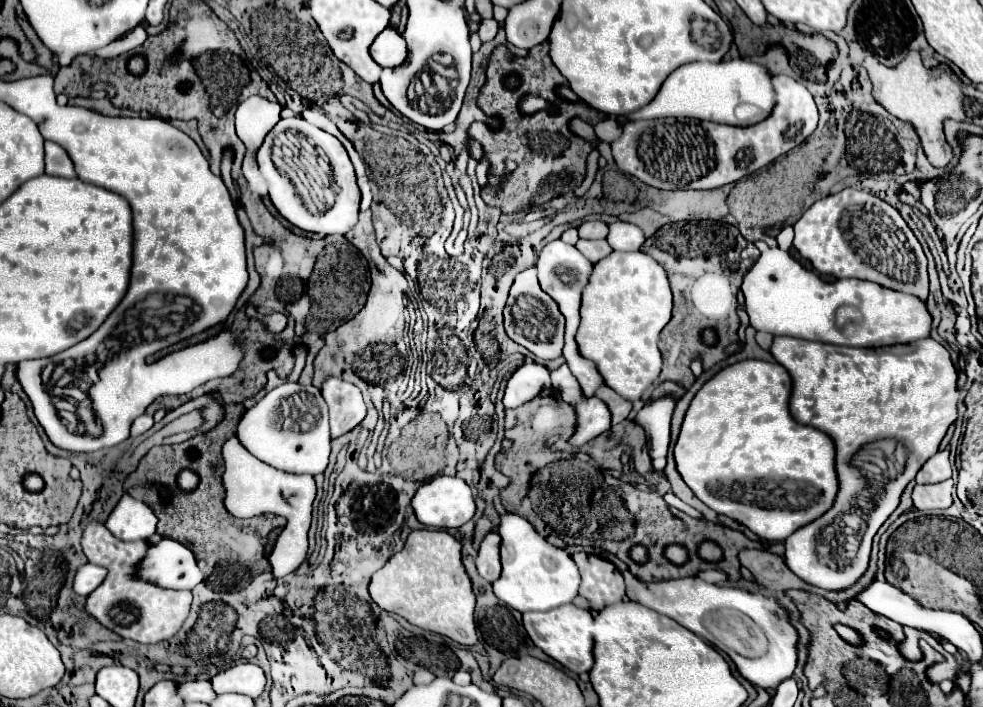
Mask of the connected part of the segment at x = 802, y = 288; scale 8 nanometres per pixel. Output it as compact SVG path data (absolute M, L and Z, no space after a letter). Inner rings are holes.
M755 263L743 277L743 295L751 327L773 335L789 335L849 347L887 347L925 339L931 331L931 315L921 299L861 279L823 281L801 263ZM843 303L861 305L861 313L865 317L861 325L837 329L835 309Z

